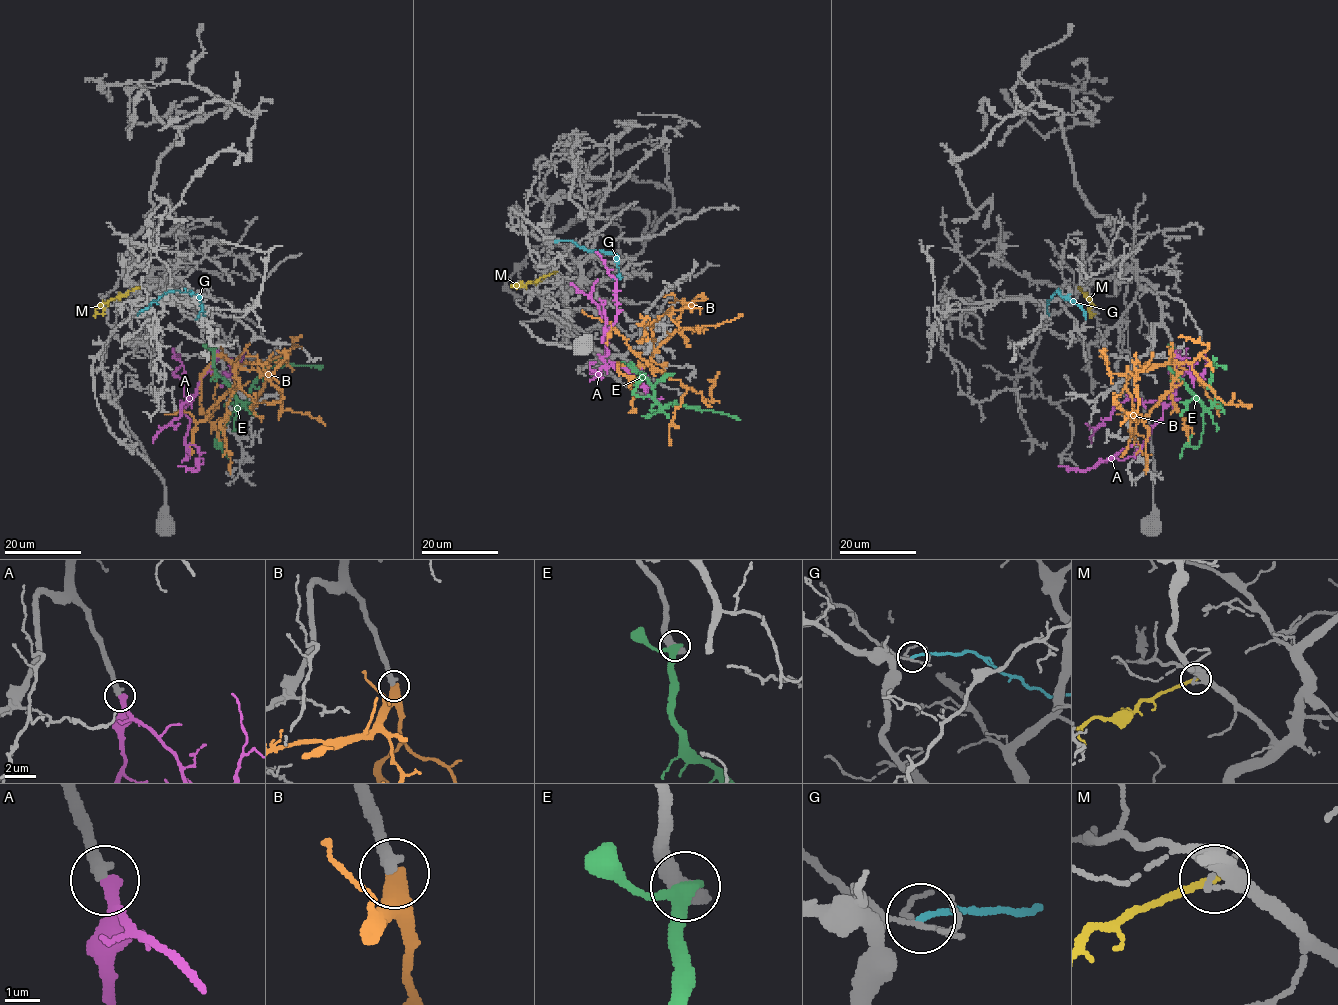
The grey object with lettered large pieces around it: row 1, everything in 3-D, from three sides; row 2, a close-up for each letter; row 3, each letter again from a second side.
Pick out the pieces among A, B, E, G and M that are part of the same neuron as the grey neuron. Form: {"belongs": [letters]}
{"belongs": ["A"]}

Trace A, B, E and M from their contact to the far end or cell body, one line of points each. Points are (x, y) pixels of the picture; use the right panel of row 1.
A: (1175, 350), (1173, 400), (1164, 407), (1147, 440), (1132, 444), (1091, 468), (1080, 471), (1058, 465)
B: (1175, 350), (1168, 362), (1144, 365), (1126, 380), (1133, 409), (1148, 428), (1145, 473)
E: (1173, 349), (1169, 367), (1205, 407), (1215, 403), (1210, 386), (1211, 369), (1217, 364), (1227, 366)
M: (1078, 287), (1091, 301), (1090, 310), (1093, 313)

